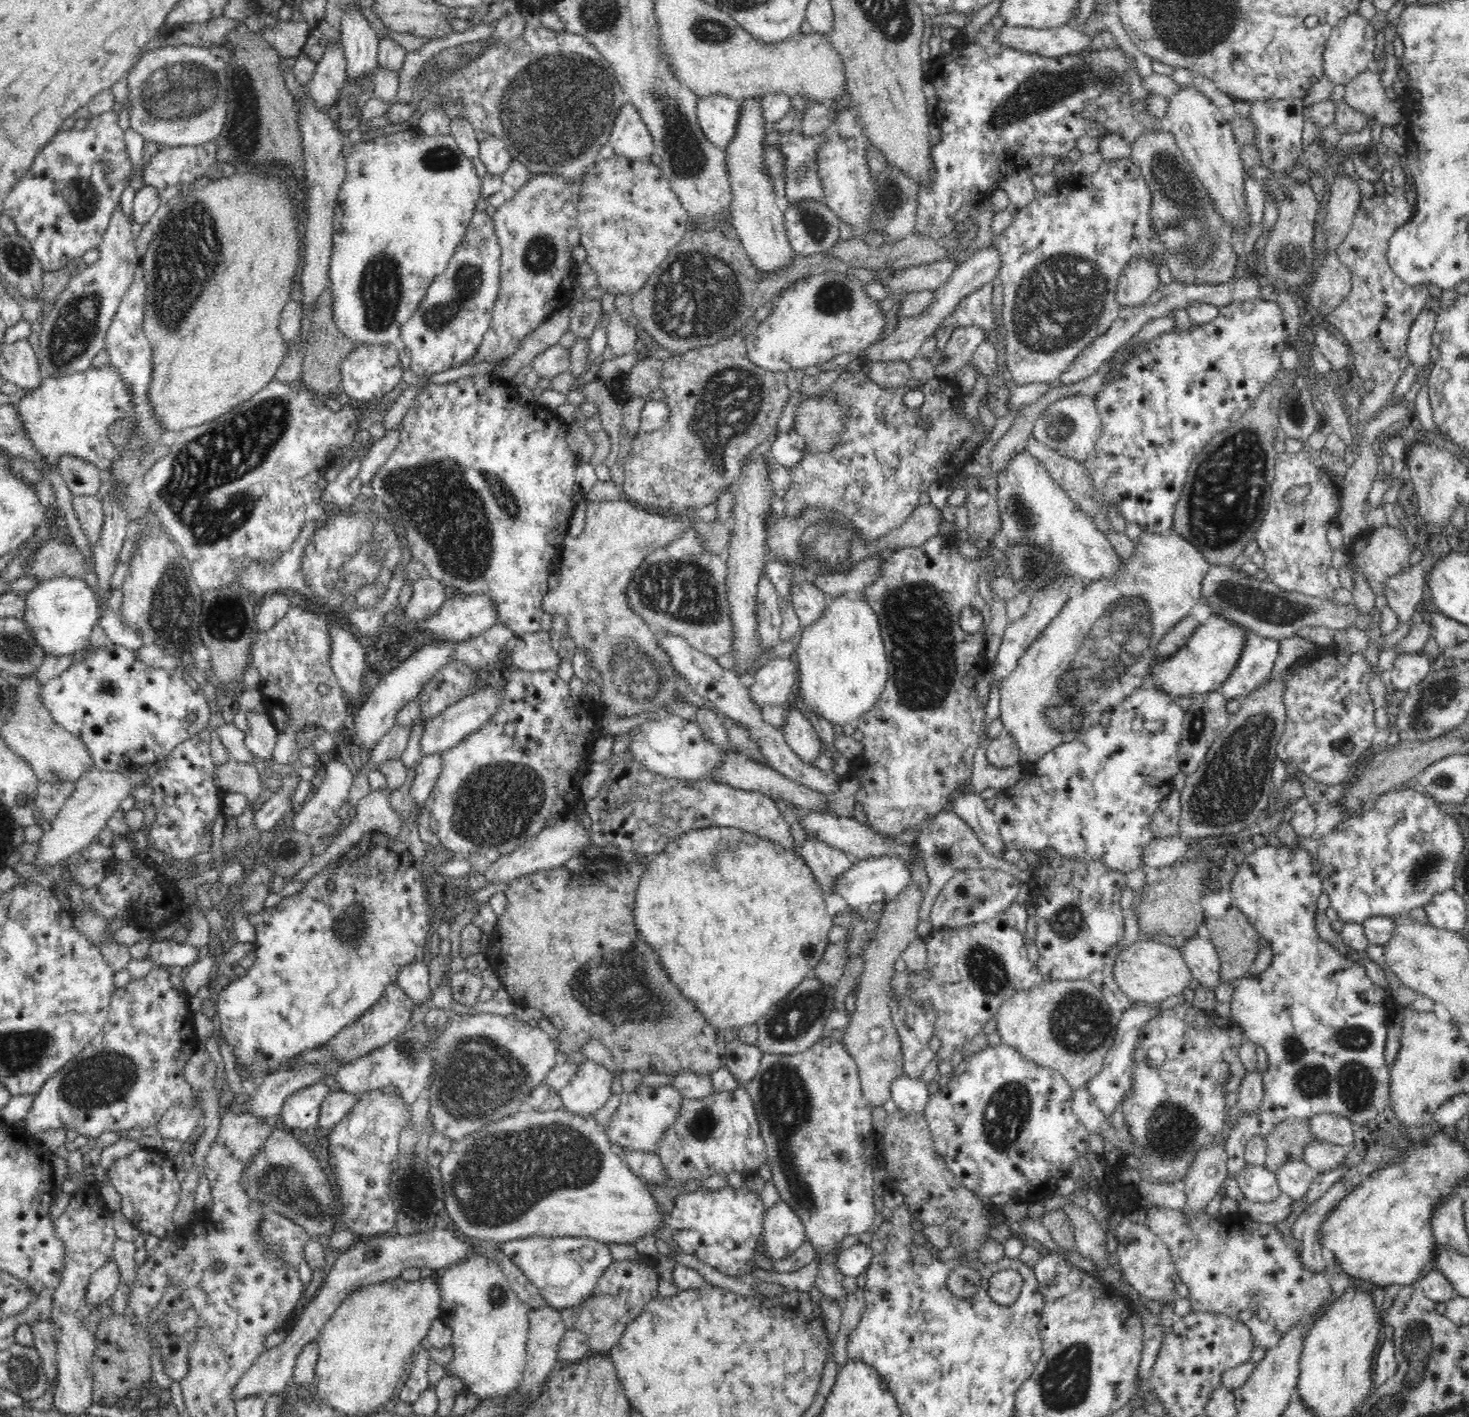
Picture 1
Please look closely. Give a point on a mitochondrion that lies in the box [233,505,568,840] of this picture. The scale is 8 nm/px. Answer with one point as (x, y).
(357, 560)

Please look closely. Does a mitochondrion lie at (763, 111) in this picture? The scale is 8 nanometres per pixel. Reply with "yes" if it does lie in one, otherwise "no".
no

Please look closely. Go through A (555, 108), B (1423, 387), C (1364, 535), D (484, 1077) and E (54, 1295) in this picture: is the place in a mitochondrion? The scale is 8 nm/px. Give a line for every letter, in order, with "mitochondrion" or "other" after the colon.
A: mitochondrion
B: other
C: other
D: mitochondrion
E: other

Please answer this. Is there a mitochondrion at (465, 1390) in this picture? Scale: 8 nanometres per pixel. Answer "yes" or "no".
no

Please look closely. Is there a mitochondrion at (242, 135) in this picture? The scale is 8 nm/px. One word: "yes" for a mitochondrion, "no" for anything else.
yes

